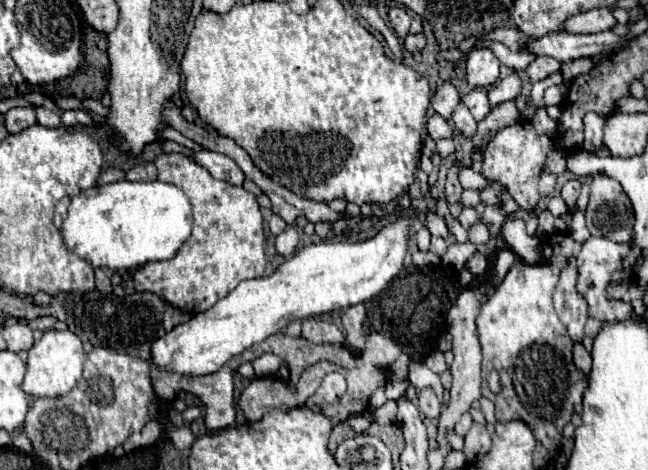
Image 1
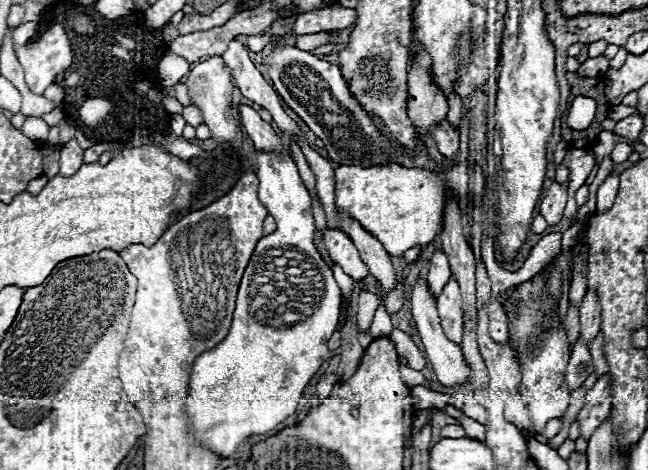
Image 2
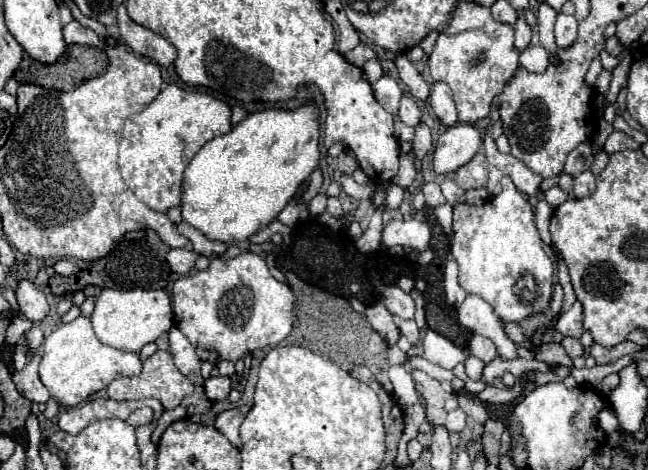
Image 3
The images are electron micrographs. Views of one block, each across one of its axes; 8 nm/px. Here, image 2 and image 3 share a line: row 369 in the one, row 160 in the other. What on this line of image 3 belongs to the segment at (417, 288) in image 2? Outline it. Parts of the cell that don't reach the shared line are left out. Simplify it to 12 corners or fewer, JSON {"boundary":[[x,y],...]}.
{"boundary":[[448,128],[434,148],[434,172],[448,176],[472,160],[480,130]]}

